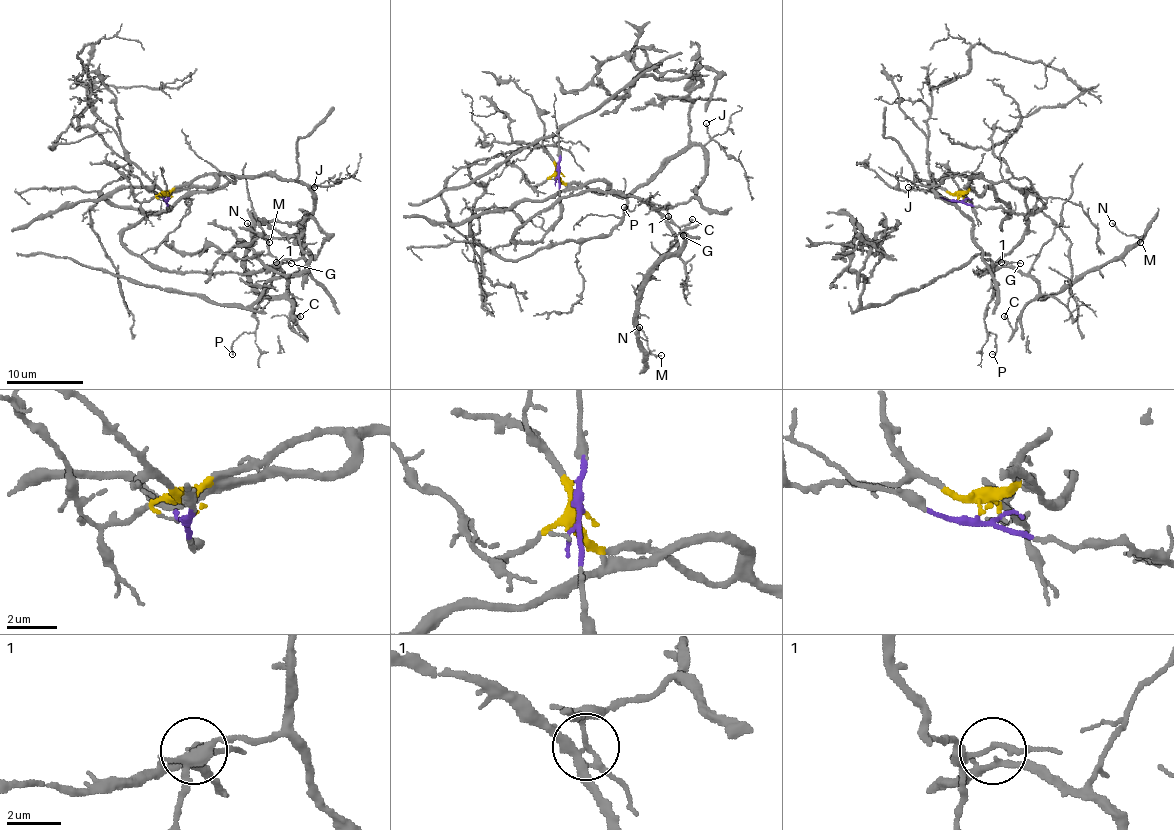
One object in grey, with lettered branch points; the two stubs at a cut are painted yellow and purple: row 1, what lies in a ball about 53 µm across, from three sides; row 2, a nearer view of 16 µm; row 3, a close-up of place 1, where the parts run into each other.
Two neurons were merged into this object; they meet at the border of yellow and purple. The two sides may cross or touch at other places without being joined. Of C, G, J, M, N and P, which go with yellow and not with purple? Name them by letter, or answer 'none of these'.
G, J, P

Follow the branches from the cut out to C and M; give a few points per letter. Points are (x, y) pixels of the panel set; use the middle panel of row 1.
C: (559, 173), (559, 218), (517, 241), (563, 197), (603, 190), (641, 197), (679, 253), (693, 218)
M: (559, 173), (559, 218), (513, 237), (563, 197), (641, 197), (678, 253), (637, 302), (637, 344), (660, 356)

